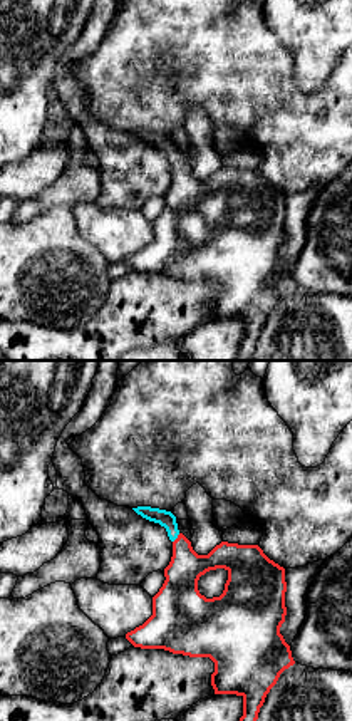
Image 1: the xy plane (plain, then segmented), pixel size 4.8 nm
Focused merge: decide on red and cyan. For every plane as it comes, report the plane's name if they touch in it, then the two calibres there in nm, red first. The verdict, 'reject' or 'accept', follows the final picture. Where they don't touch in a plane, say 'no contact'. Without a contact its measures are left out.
contact in xy; calibres 180 and 80 nm

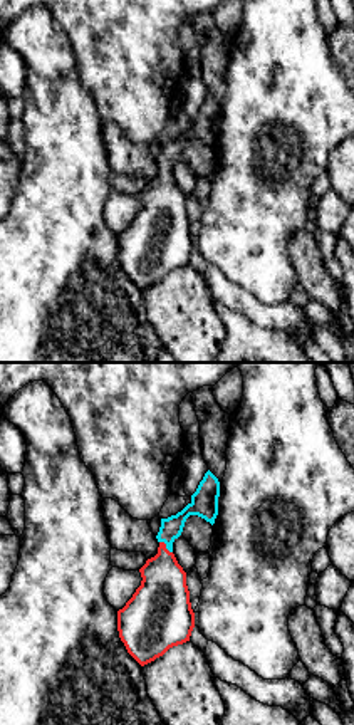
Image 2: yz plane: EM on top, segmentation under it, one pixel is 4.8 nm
contact in yz; calibres 260 and 110 nm

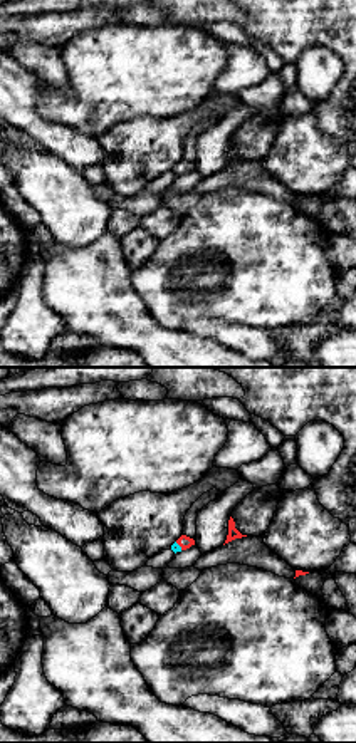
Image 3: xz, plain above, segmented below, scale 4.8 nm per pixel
contact in xz; calibres 70 and 50 nm

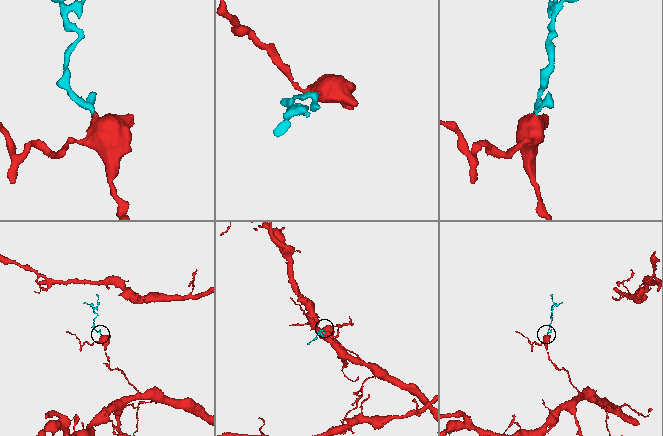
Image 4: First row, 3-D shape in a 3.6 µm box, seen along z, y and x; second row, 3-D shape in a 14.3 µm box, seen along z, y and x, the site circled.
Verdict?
accept

